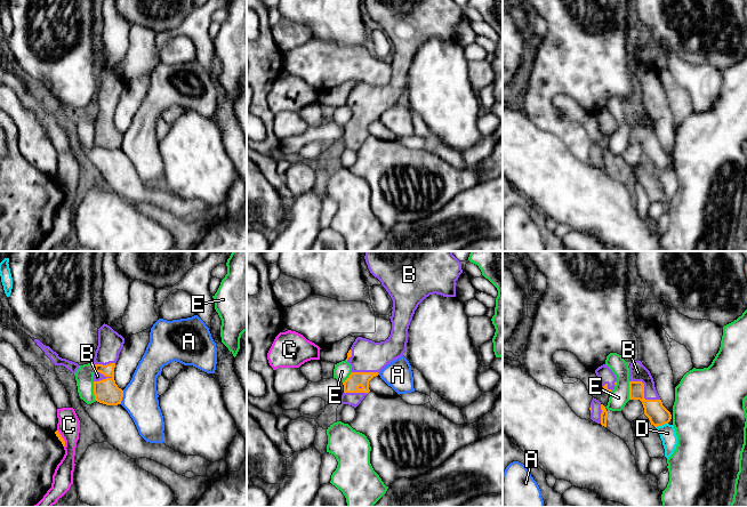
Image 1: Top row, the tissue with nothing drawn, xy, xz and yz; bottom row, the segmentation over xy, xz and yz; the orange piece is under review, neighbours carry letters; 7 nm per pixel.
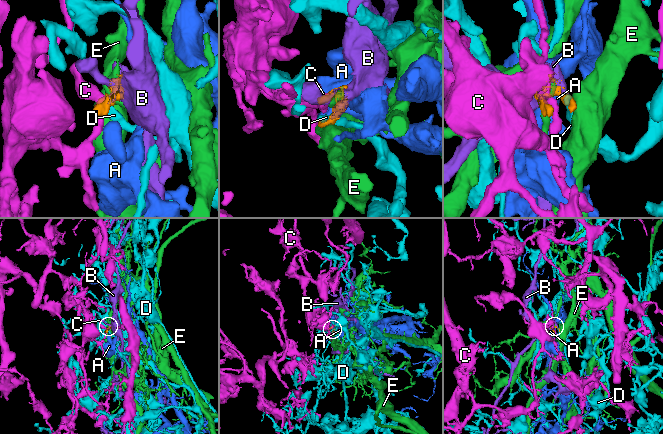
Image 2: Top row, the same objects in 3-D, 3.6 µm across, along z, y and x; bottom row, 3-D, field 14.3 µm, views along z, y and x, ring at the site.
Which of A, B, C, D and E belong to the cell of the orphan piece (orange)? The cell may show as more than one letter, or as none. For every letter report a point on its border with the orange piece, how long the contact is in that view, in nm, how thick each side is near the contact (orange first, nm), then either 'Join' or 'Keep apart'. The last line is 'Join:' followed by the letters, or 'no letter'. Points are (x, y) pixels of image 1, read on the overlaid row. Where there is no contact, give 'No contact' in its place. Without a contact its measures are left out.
A: Touches orange at xy (122, 396). Shared border 100 nm. Thickness 170 nm (orange) against 240 nm. Keep apart
B: Touches orange at yz (643, 392). Shared border 260 nm. Thickness 150 nm (orange) against 130 nm. Join
C: Touches orange at xy (63, 439). Shared border 140 nm. Thickness 40 nm (orange) against 160 nm. Keep apart
D: Touches orange at yz (661, 425). Shared border 90 nm. Thickness 150 nm (orange) against 120 nm. Keep apart
E: Touches orange at xy (94, 391). Shared border 140 nm. Thickness 170 nm (orange) against 130 nm. Keep apart
Join: B

